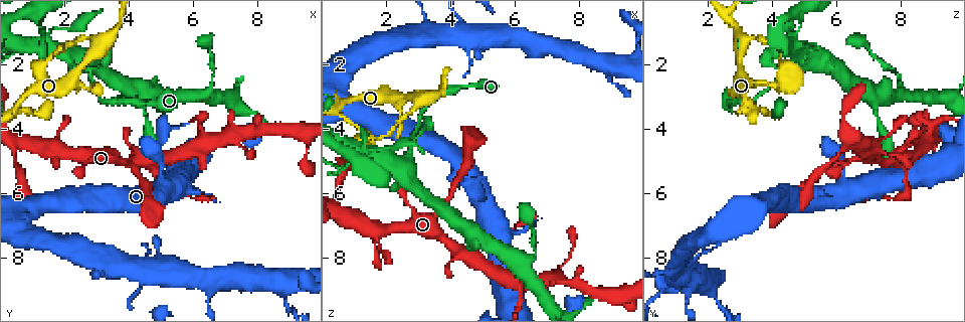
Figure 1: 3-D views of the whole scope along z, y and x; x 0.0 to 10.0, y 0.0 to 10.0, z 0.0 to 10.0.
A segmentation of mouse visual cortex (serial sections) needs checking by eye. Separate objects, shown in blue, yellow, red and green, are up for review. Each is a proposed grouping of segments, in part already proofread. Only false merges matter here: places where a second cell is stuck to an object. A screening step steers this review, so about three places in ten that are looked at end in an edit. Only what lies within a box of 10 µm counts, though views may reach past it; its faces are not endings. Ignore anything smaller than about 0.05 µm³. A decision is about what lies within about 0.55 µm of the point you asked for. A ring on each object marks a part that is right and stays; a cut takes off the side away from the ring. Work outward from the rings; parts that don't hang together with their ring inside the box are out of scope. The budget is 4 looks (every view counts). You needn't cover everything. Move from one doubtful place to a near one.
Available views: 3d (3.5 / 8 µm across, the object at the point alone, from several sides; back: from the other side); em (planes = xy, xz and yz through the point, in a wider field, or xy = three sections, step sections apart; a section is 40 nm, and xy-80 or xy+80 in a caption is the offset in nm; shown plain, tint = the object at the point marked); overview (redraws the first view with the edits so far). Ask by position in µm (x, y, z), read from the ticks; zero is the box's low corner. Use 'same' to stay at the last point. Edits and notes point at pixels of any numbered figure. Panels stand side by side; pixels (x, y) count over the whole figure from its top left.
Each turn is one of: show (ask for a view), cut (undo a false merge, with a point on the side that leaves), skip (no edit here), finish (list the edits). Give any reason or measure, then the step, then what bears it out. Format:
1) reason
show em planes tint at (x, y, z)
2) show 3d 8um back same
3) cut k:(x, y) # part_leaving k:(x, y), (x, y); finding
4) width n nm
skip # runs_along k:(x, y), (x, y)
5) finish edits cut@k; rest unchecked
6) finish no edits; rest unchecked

thin neck
show 3d 3.5um back at (1.40, 1.35, 4.70)

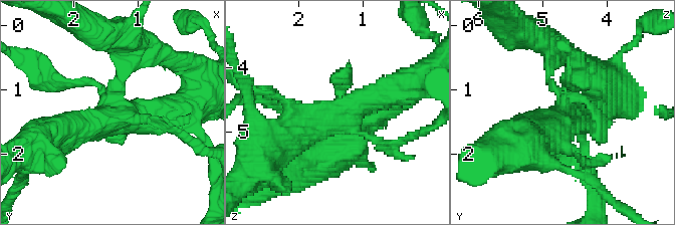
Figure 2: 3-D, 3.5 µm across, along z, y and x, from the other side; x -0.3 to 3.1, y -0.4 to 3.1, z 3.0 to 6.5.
shape alone is not enough
show em xy step 3 tint at (1.35, 1.40, 4.70)

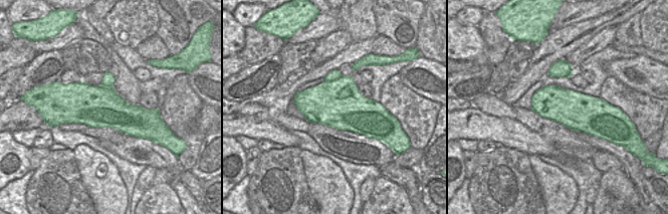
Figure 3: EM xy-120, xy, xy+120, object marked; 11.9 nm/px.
skip # one cell here

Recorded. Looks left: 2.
sharp bend
show 3d 3.5um at (0.60, 3.10, 3.25)

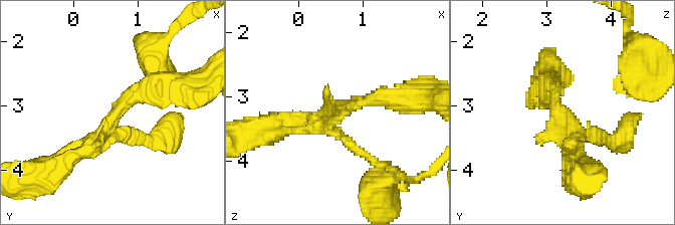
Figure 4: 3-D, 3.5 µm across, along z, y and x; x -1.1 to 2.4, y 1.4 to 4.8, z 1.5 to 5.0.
need the tissue
show em xy step 1 tint at (0.65, 3.15, 3.30)

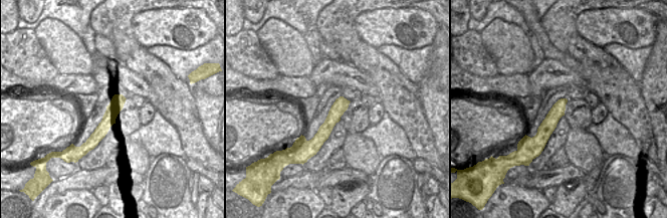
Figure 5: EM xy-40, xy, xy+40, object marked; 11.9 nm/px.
skip # all the same cell

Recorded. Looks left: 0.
finish no edits; rest unchecked

